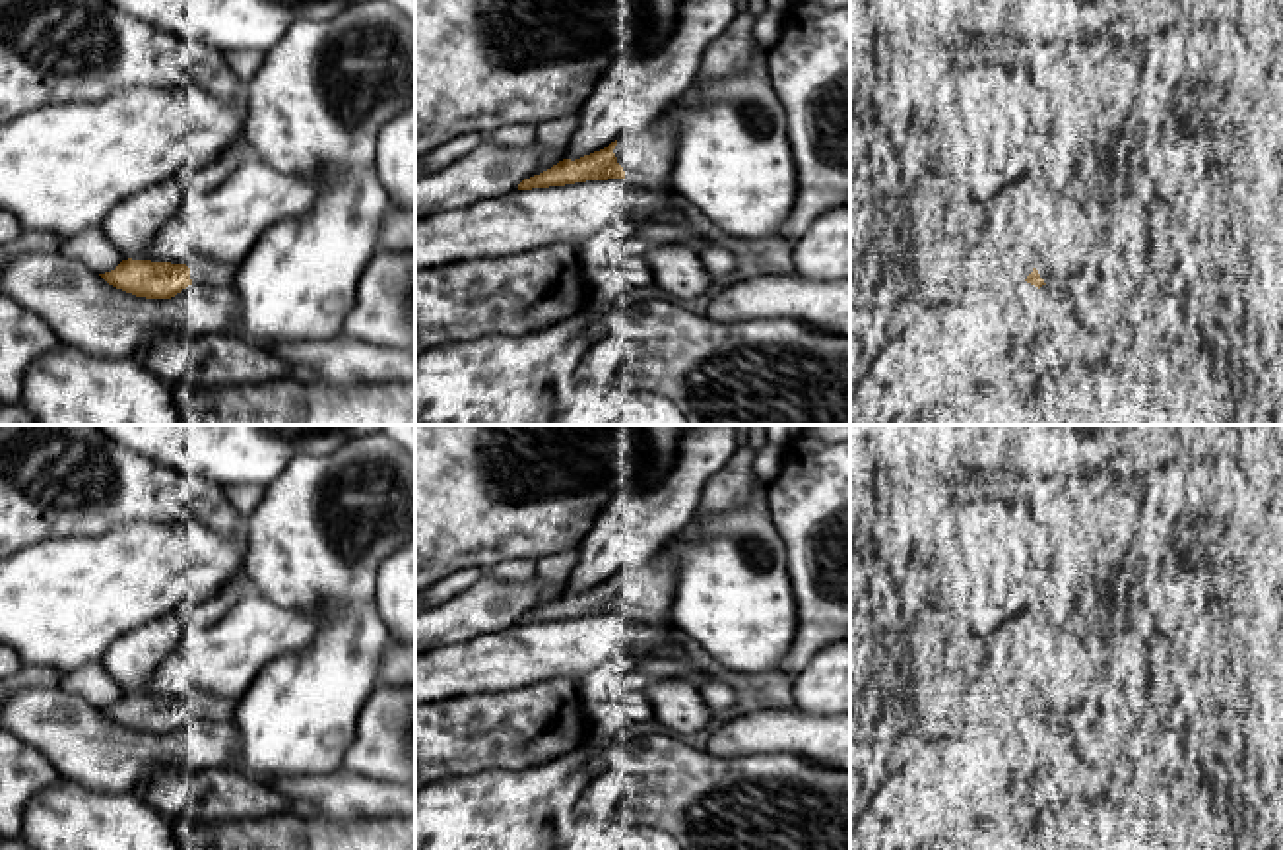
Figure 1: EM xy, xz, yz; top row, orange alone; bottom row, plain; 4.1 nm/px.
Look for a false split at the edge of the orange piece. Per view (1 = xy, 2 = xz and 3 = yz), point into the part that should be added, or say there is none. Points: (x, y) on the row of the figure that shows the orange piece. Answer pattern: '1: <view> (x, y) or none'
1: xy (202, 270)
2: xz (647, 158)
3: yz (1016, 262)

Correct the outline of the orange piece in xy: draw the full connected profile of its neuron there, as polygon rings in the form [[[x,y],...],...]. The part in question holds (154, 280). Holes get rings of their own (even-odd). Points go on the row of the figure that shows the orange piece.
[[[192,256],[184,264],[122,260],[99,274],[109,285],[146,299],[171,299],[192,283],[231,287],[237,266]]]

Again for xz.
[[[656,118],[639,134],[615,140],[608,147],[580,159],[563,159],[551,169],[524,179],[518,190],[608,179],[625,179],[639,186],[660,186],[670,180],[677,136],[679,128],[670,118]]]

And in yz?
[[[1013,243],[1000,258],[998,264],[998,281],[1003,285],[1027,281],[1035,287],[1046,285],[1036,270],[1036,262],[1031,252]]]

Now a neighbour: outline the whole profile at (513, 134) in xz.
[[[507,124],[491,134],[491,140],[499,146],[518,147],[530,146],[538,140],[536,124]]]

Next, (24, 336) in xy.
[[[0,295],[0,404],[21,400],[25,371],[62,342],[54,330],[25,307]]]

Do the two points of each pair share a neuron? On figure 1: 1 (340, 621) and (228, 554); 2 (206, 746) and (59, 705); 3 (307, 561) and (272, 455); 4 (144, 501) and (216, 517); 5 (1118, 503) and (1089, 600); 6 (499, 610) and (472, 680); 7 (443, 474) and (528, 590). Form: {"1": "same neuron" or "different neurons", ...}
{"1": "different neurons", "2": "same neuron", "3": "different neurons", "4": "same neuron", "5": "same neuron", "6": "different neurons", "7": "different neurons"}

